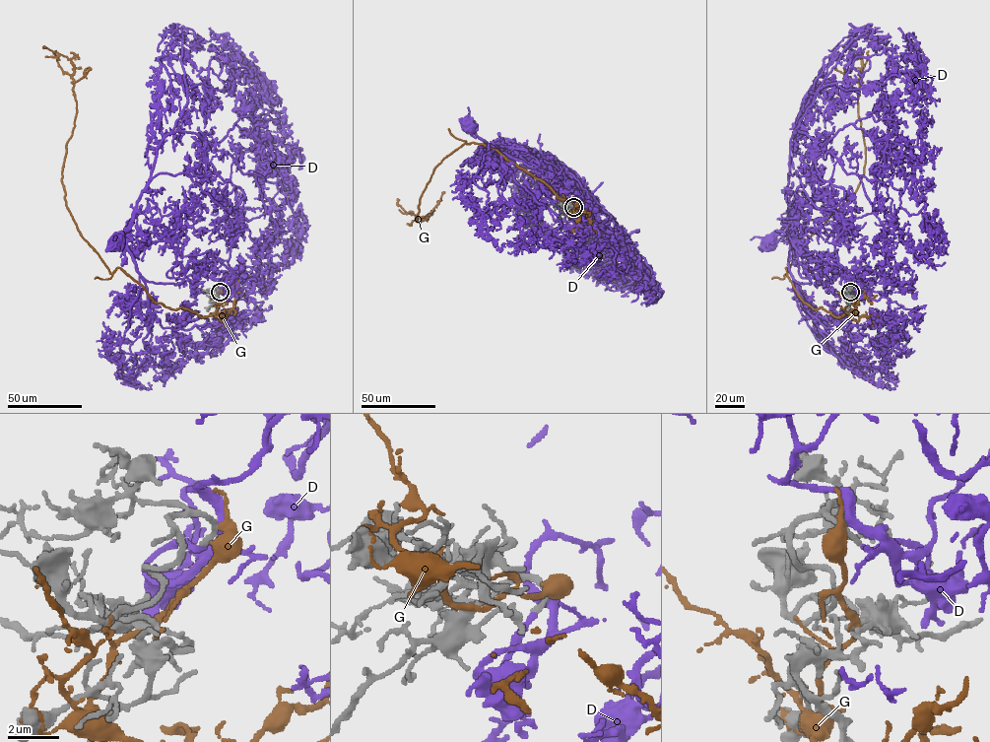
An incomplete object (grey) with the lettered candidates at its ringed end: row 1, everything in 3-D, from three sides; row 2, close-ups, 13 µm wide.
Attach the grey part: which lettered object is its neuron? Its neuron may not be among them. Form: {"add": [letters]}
{"add": ["D"]}

